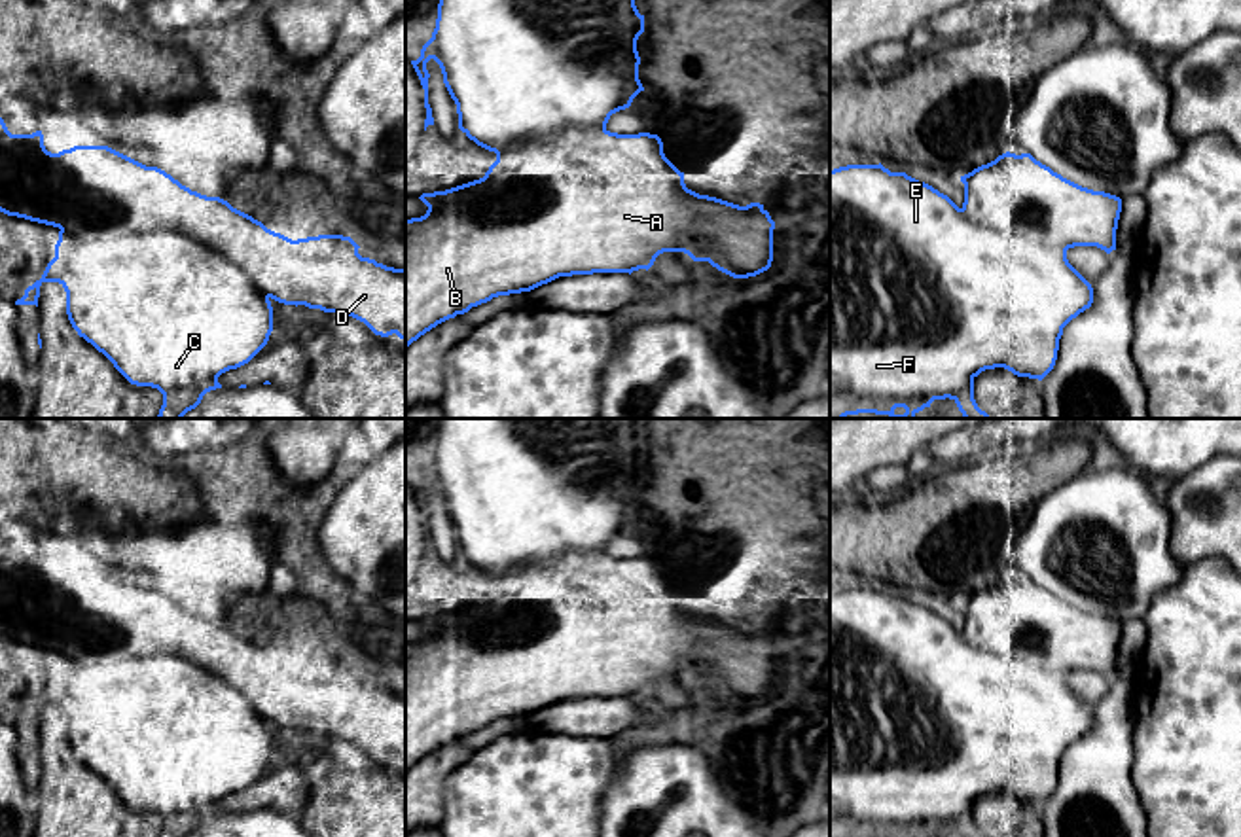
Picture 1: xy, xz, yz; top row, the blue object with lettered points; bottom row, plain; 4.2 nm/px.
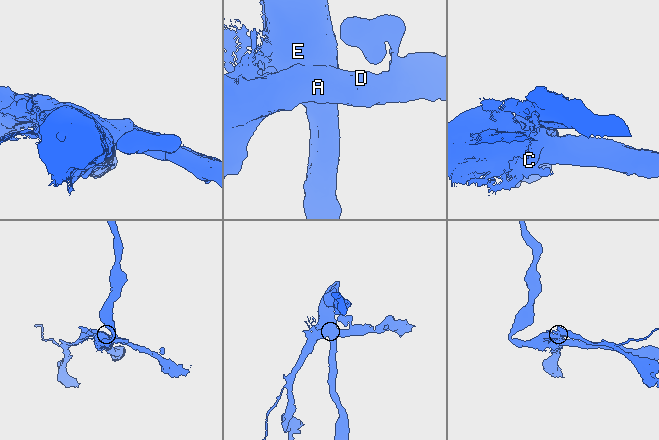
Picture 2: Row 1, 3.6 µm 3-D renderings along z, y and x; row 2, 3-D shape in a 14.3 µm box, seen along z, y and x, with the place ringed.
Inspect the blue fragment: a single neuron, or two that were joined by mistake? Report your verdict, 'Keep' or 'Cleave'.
Cleave

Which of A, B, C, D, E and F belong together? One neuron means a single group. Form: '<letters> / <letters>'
A B D / C E F

